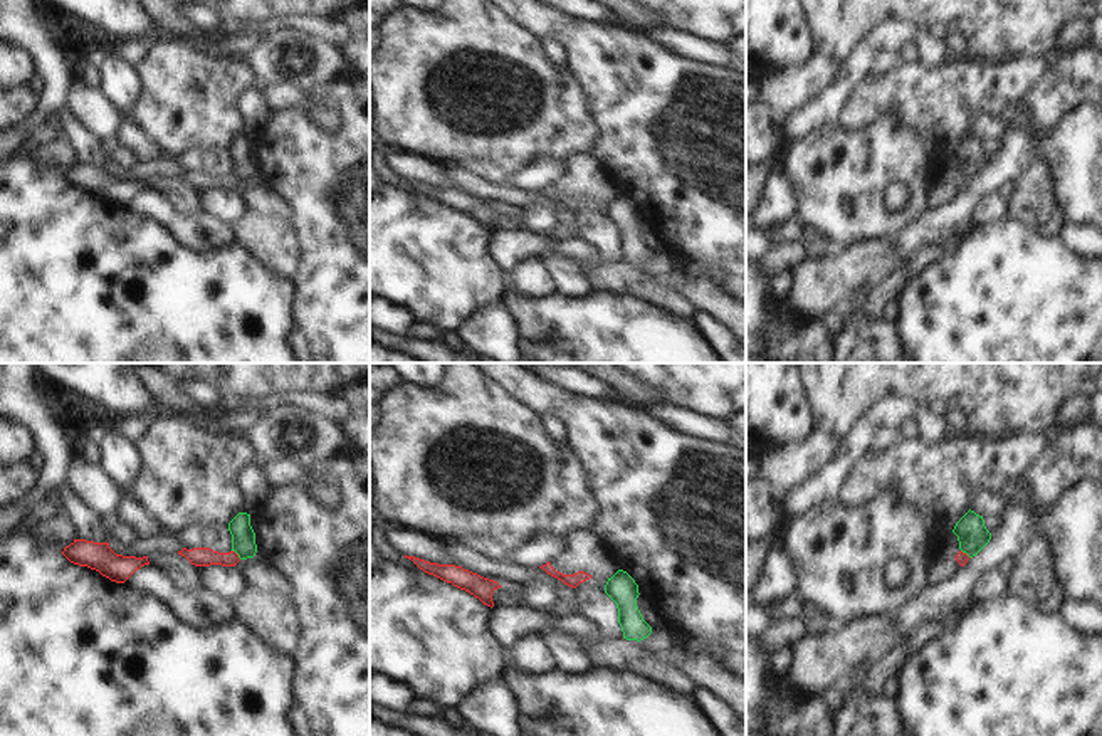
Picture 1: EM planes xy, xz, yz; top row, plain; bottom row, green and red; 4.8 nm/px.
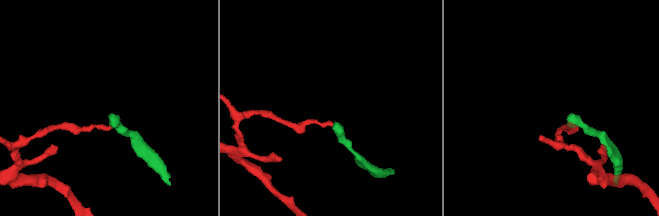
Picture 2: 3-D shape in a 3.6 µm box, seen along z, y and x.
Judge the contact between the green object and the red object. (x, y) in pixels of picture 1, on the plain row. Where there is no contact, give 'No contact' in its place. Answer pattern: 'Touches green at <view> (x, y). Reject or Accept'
Touches green at xy (237, 177). Reject.

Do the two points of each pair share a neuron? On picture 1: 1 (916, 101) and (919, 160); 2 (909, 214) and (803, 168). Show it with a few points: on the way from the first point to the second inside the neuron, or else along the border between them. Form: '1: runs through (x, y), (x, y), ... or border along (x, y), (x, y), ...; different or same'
1: border along (881, 118), (894, 118), (913, 126), (944, 157); different
2: runs through (882, 219), (864, 217), (830, 184); same

